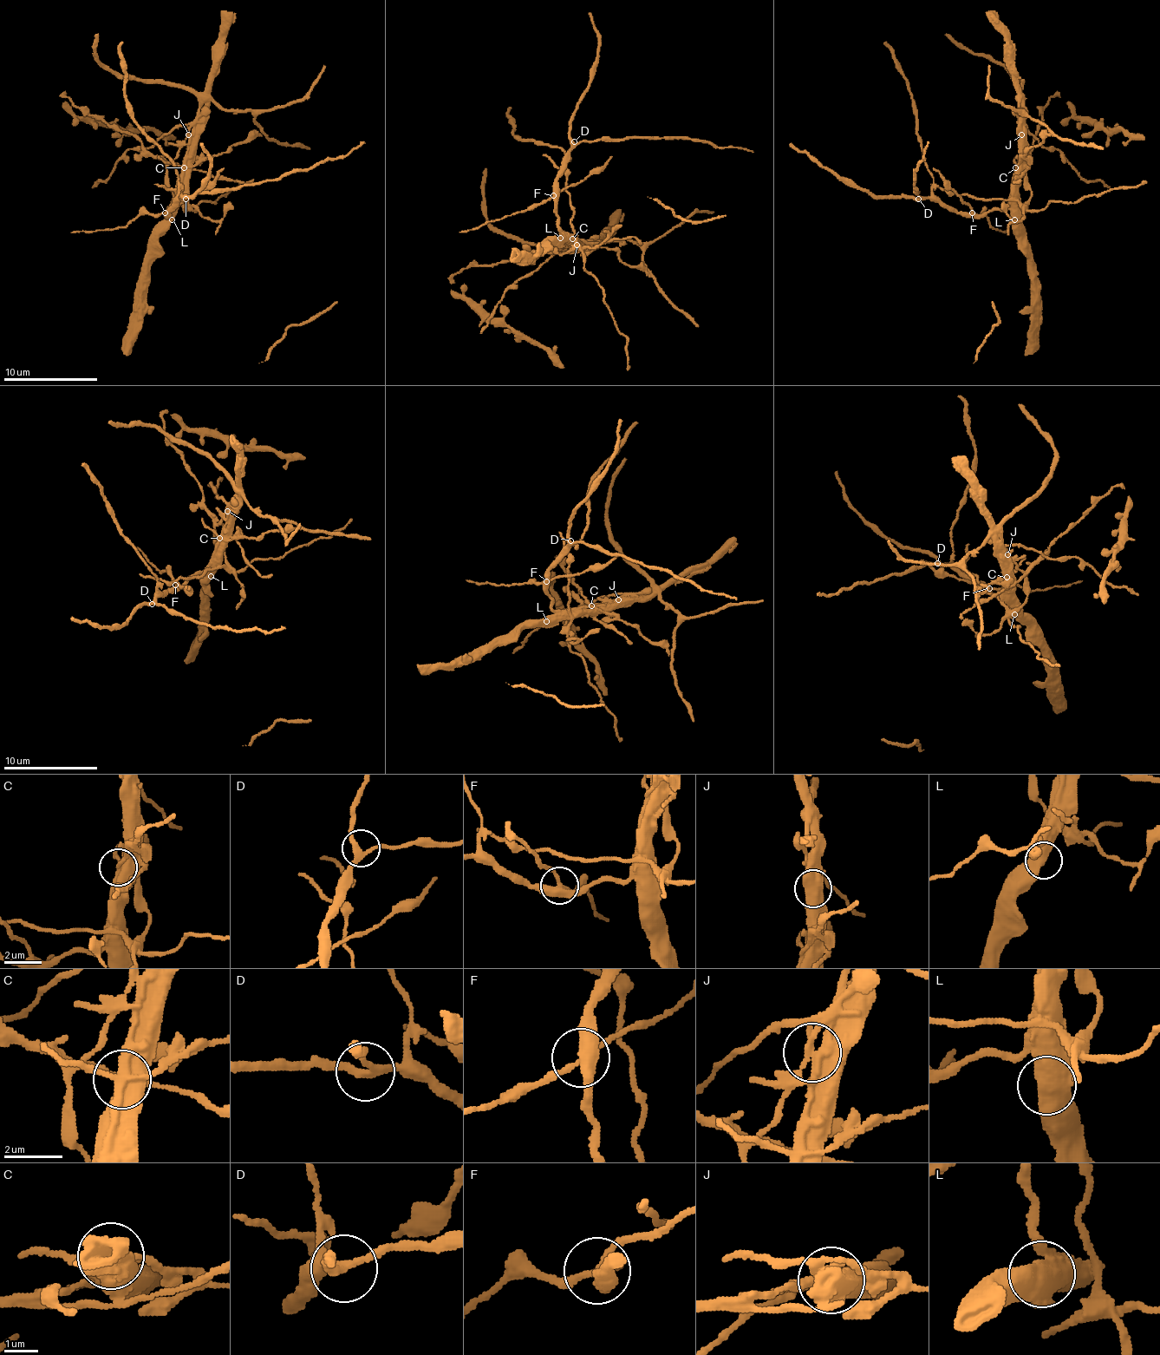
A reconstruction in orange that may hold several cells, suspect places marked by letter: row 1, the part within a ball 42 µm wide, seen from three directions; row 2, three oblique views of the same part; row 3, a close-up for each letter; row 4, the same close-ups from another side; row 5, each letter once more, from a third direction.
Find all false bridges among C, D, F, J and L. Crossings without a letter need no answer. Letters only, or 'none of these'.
C, F, J

